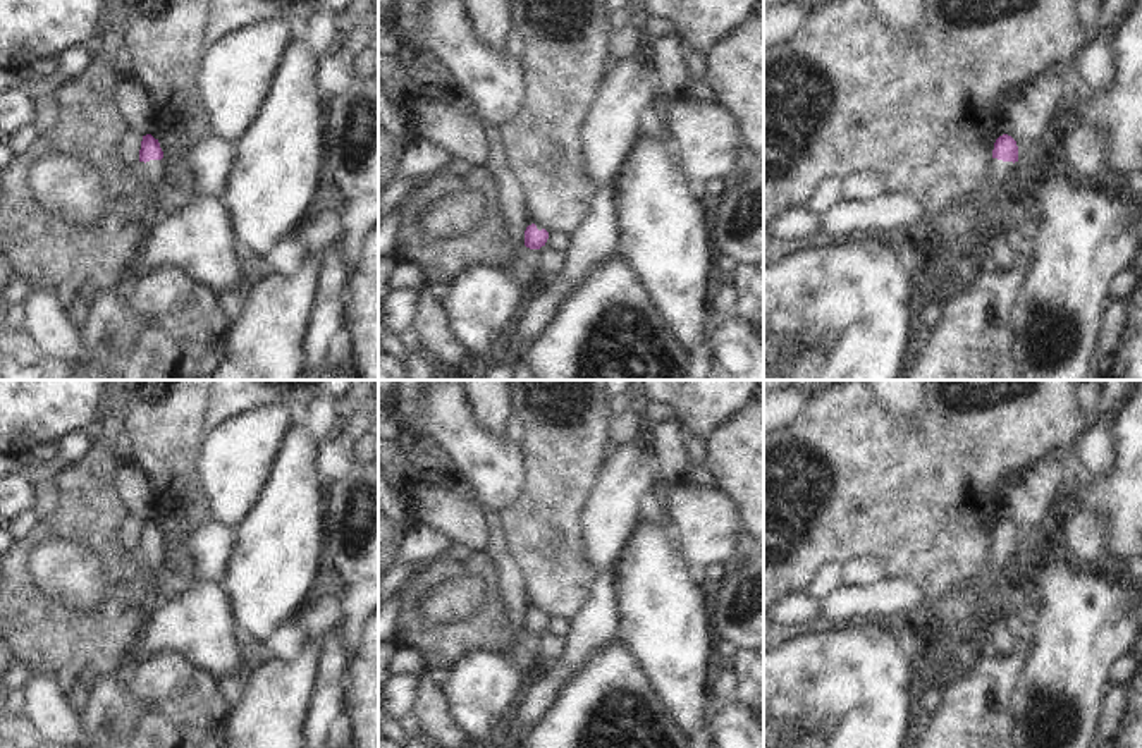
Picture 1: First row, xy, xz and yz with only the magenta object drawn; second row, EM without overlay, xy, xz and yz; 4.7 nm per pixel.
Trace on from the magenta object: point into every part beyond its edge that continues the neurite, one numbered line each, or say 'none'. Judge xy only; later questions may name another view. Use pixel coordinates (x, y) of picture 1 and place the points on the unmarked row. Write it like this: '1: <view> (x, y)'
1: xy (153, 552).

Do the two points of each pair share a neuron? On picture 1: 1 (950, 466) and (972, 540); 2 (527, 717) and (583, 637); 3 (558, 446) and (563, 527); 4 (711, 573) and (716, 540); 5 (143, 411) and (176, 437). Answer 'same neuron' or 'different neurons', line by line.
1: same neuron
2: same neuron
3: same neuron
4: different neurons
5: same neuron

